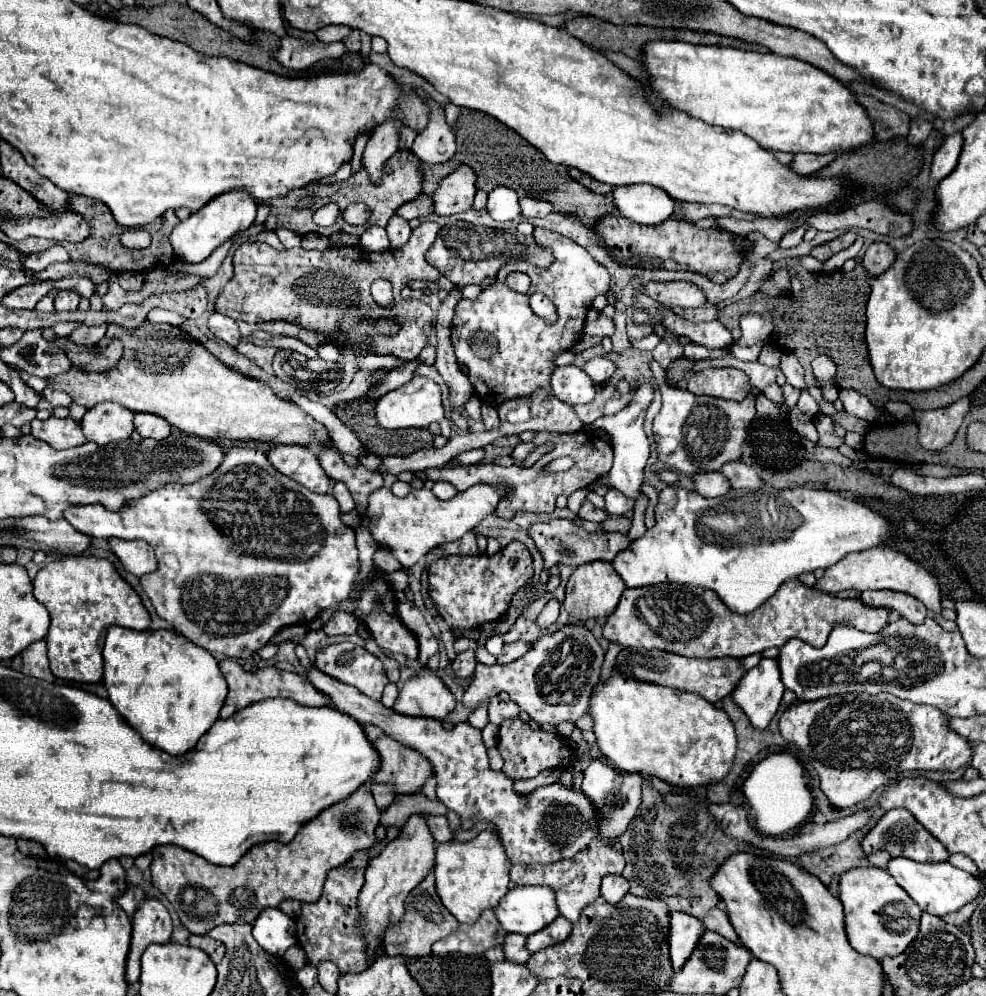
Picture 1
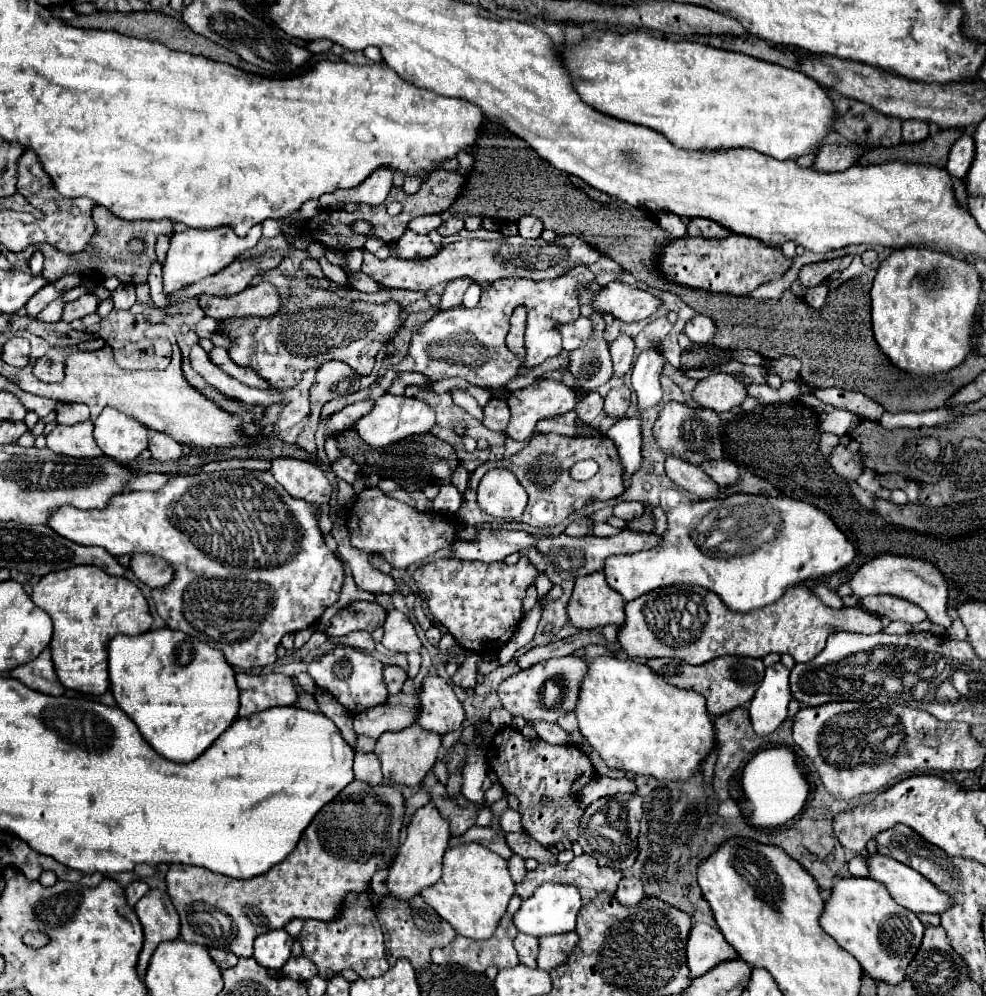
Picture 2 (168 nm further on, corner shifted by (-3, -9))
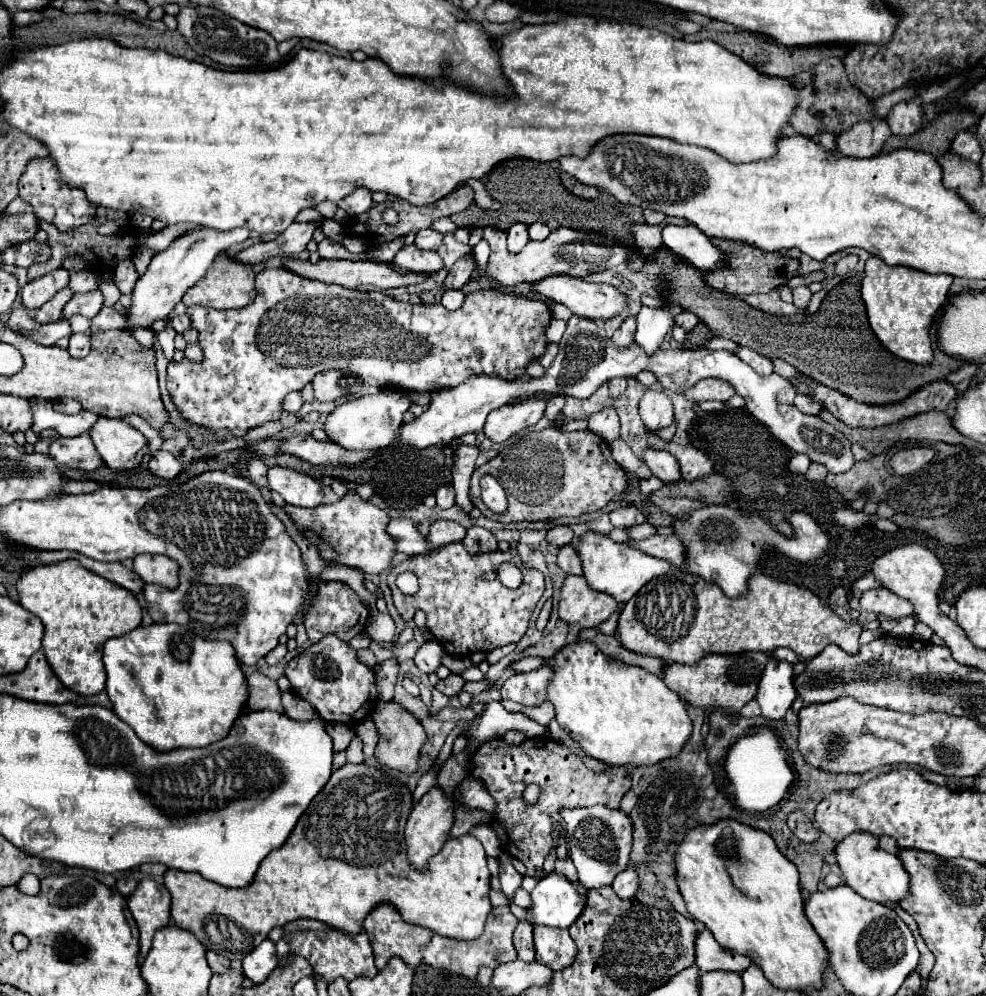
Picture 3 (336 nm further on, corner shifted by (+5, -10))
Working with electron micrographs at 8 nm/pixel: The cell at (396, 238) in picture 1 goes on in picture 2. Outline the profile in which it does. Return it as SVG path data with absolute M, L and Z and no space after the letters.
M407 230L393 246L391 246L391 256L395 258L405 258L405 260L421 260L421 258L431 258L439 252L439 248L429 240L429 236L415 234L413 230Z

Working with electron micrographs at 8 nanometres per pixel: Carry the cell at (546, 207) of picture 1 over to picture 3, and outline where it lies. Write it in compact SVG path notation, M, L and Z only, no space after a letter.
M515 223L513 227L509 227L509 231L507 231L507 247L509 247L509 251L517 253L527 243L529 243L529 233L527 233L525 223Z

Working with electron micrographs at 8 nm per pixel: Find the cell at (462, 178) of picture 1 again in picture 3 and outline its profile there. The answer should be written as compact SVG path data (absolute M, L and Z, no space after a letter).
M425 229L425 231L419 231L419 233L417 233L415 245L417 245L419 249L435 251L435 249L439 249L441 241L443 241L443 235L441 235L439 231L435 231L435 229Z

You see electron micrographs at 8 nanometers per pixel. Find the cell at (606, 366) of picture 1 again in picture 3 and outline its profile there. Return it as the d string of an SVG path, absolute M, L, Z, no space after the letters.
M627 317L623 325L613 333L611 341L617 343L617 347L629 347L633 343L633 335L635 335L635 319Z

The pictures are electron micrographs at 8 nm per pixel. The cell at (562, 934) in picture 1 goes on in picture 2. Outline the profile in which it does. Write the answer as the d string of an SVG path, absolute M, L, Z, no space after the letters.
M575 932L569 934L555 934L555 936L541 936L539 938L539 968L553 970L567 962L571 950L579 944L579 936Z

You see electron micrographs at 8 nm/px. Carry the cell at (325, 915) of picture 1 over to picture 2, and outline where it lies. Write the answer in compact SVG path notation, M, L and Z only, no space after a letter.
M367 894L351 896L343 908L343 914L333 922L305 920L305 926L297 936L297 940L303 946L303 954L317 964L319 976L327 980L339 974L341 970L353 970L361 978L381 976L389 970L385 946L383 946L383 932L373 908L369 906Z

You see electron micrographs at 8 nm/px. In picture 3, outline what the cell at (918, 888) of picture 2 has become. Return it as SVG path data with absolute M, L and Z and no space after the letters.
M851 833L835 847L837 863L843 871L843 879L849 887L853 887L861 897L877 901L877 903L899 903L909 895L909 873L903 869L897 855L891 855L883 849L871 849L869 843L877 843L877 837L869 833Z

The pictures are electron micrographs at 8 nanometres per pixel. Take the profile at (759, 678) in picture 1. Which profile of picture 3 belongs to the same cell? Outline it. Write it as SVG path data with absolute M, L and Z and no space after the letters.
M769 659L763 677L757 687L757 703L765 719L783 719L785 711L795 701L797 693L793 687L793 669L787 661Z

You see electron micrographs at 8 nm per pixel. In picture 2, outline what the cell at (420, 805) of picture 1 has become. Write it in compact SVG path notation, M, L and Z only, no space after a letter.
M429 772L425 776L423 788L429 790L429 794L433 796L433 804L439 808L439 812L443 814L443 818L449 820L453 836L465 834L475 824L475 818L477 818L475 804L469 802L465 796L451 796L449 798L445 786L437 782L437 778L433 776L433 772Z

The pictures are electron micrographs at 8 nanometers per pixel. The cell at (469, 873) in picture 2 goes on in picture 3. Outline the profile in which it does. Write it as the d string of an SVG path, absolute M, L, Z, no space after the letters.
M345 763L341 769L333 771L329 783L301 815L285 845L263 859L249 887L231 889L207 881L199 873L167 869L163 879L171 893L171 919L179 929L191 931L207 949L217 951L231 961L241 961L247 953L251 953L273 927L283 927L285 923L303 917L323 921L335 929L355 935L361 931L361 921L379 903L395 905L405 921L429 927L437 935L473 941L481 935L481 931L485 931L487 915L493 909L489 903L491 873L487 869L485 849L475 837L463 835L449 839L429 861L429 869L425 873L407 867L403 821L407 821L411 809L411 793L399 779L385 775L373 765Z

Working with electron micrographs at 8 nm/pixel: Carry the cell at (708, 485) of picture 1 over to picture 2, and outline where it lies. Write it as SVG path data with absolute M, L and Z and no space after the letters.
M667 456L665 472L679 488L701 500L711 500L719 496L719 486L699 466L693 466L675 456Z

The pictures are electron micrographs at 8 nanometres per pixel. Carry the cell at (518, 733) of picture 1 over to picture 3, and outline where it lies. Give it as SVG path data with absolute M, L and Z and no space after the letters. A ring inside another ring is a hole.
M501 737L483 743L471 759L471 775L481 779L485 789L497 801L497 813L493 827L501 845L511 857L519 859L527 867L527 875L537 877L535 869L543 867L544 860L553 846L551 817L565 807L589 807L603 803L617 809L621 797L631 789L629 771L625 767L609 767L603 773L587 769L579 755L571 753L565 745L543 737L525 739L521 745L509 745ZM529 783L541 787L539 805L527 805L521 797Z

